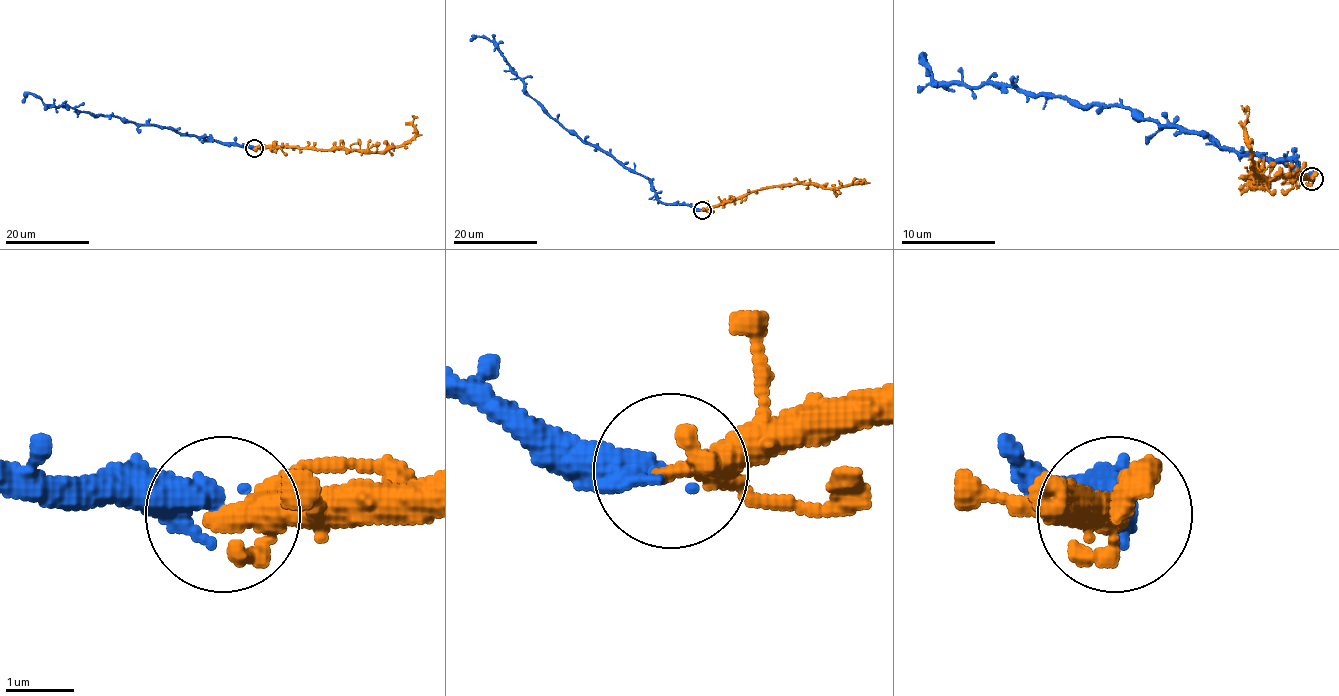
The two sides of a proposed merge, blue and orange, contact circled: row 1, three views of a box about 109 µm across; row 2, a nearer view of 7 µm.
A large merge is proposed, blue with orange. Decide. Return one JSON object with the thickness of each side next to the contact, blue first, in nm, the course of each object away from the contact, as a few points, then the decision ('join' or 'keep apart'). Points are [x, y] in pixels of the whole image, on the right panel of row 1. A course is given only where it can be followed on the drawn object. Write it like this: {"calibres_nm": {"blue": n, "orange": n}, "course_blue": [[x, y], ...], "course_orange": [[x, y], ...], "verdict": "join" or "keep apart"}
{"calibres_nm": {"blue": 440, "orange": 240}, "course_blue": [[1312, 178], [1293, 161], [1225, 149], [1126, 107], [1074, 105], [991, 83], [939, 83], [923, 55], [930, 76]], "course_orange": [[1312, 178], [1270, 178], [1253, 182], [1260, 187], [1263, 185], [1253, 173], [1241, 105]], "verdict": "keep apart"}

